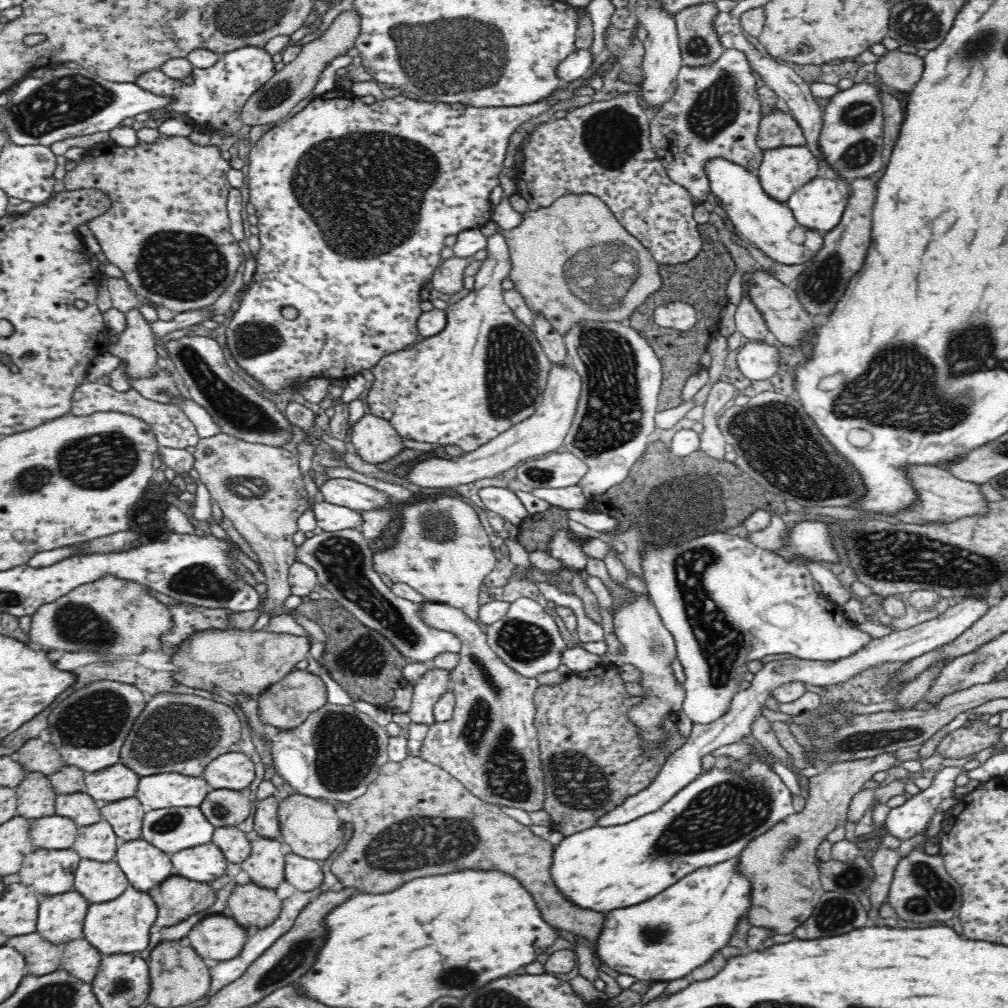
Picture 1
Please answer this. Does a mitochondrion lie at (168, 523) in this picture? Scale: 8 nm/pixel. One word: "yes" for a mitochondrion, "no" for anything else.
no

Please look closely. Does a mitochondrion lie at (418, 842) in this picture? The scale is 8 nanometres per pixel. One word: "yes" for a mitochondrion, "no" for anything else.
yes

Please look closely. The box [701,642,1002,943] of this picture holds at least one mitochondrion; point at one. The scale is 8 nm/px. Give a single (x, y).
(932, 892)

